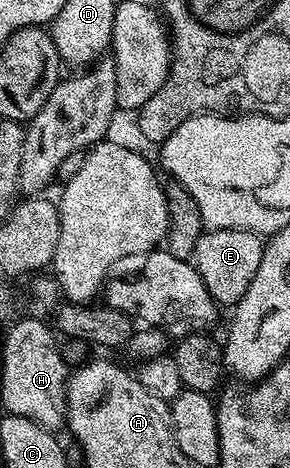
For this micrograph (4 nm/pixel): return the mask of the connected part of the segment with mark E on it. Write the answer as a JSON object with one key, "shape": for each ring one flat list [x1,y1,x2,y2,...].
{"shape":[[244,229,203,230,196,241,192,262,215,303,230,309,248,293,248,285,252,285,252,277,256,277,256,269,260,269,263,246,263,236]]}

